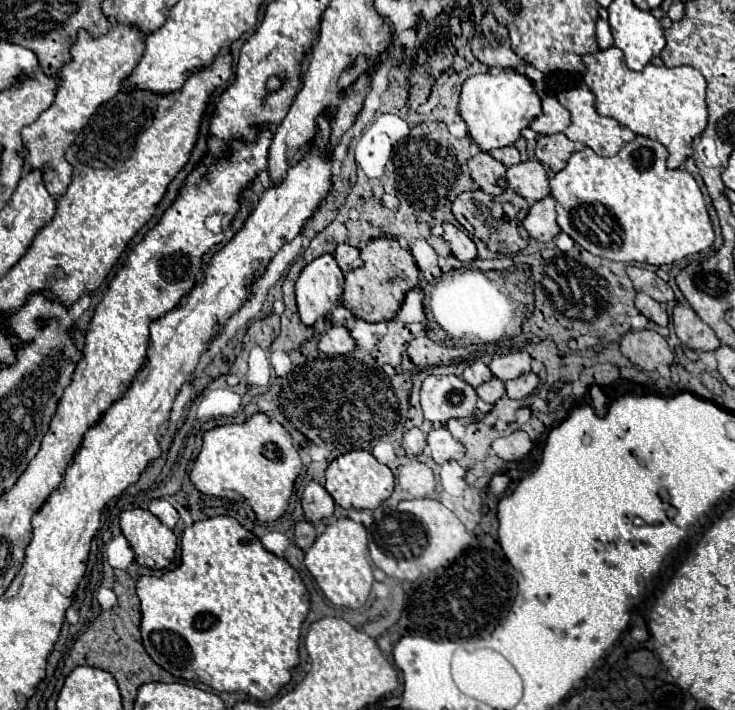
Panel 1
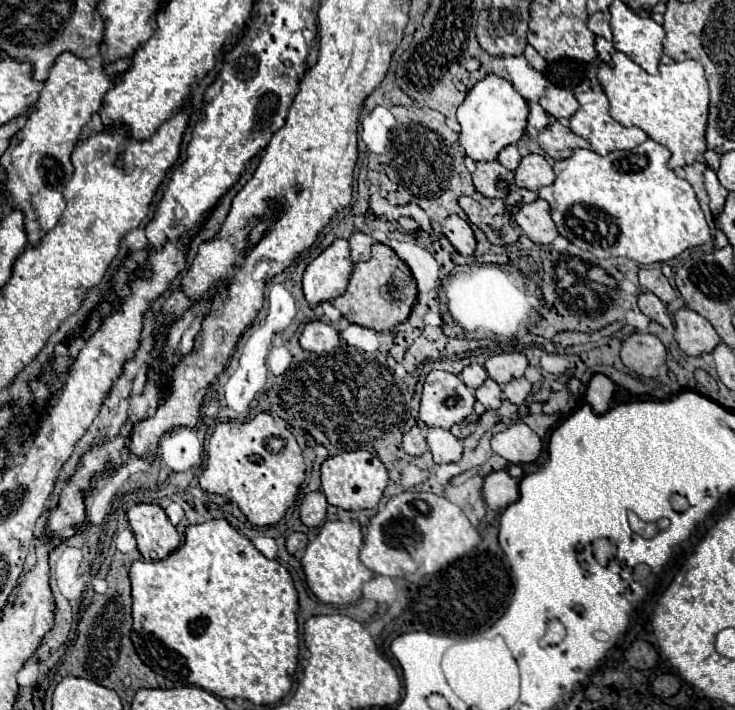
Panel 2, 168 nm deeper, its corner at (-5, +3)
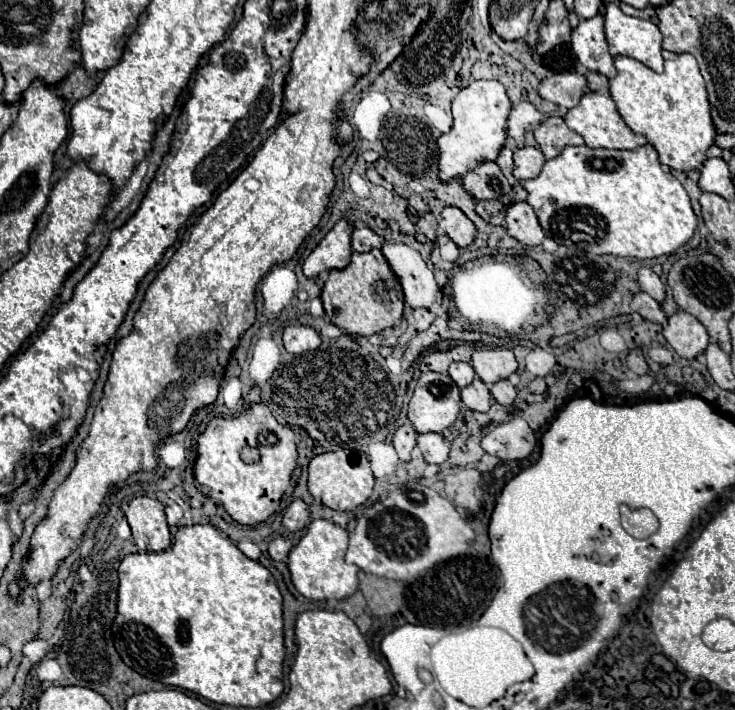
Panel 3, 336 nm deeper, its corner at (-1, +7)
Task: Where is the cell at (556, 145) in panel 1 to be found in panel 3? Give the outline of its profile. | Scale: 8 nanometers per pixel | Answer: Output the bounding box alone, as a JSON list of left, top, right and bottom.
[534,116,584,158]

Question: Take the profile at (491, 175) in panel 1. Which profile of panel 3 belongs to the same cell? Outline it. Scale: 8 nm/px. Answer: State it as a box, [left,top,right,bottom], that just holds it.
[462,162,512,200]

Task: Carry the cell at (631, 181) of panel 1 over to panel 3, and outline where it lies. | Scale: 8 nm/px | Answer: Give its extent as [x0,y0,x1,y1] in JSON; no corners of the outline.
[526,144,698,258]

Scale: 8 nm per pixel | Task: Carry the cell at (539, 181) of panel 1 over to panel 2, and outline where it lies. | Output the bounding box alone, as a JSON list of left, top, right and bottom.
[514,154,556,190]

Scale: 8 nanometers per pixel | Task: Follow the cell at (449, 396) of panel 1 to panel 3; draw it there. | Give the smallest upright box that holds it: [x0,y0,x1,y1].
[408,372,460,432]

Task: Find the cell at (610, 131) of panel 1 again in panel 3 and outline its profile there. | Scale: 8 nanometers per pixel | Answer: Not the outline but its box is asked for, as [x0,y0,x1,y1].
[564,92,646,150]

